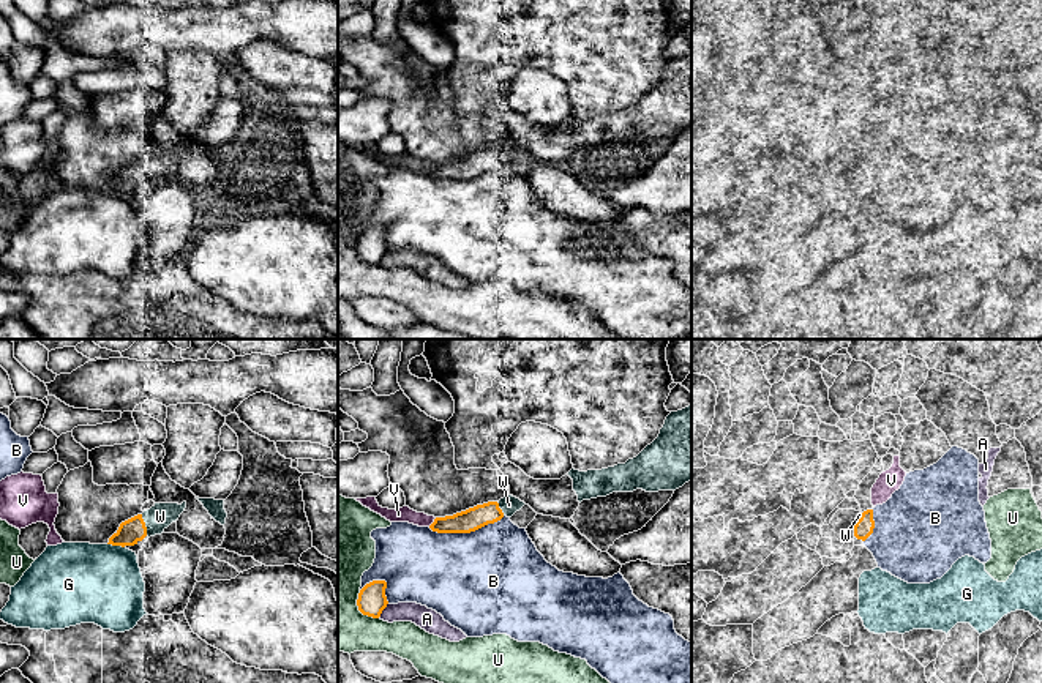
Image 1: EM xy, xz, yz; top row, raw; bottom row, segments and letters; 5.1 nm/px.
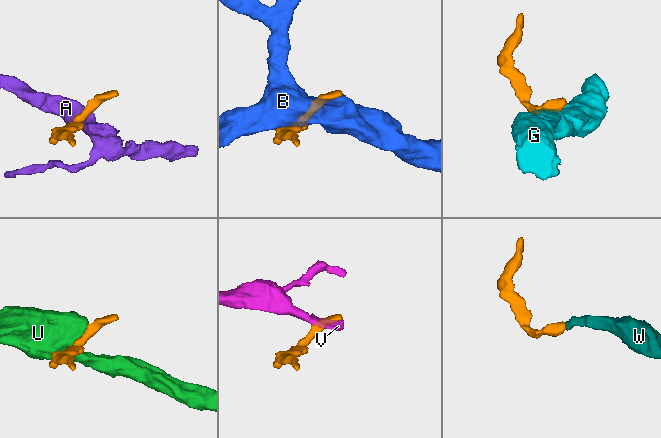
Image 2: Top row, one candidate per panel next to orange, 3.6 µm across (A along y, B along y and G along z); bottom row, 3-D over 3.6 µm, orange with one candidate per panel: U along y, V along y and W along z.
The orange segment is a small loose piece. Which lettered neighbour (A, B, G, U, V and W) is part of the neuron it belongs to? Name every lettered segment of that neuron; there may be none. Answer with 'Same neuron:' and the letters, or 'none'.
Same neuron: W

